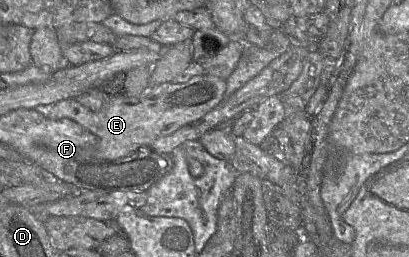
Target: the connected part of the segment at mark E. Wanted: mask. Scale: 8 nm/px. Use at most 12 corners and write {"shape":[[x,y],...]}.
{"shape":[[204,74],[137,97],[75,98],[42,112],[97,136],[93,156],[117,159],[197,122],[224,101]]}

